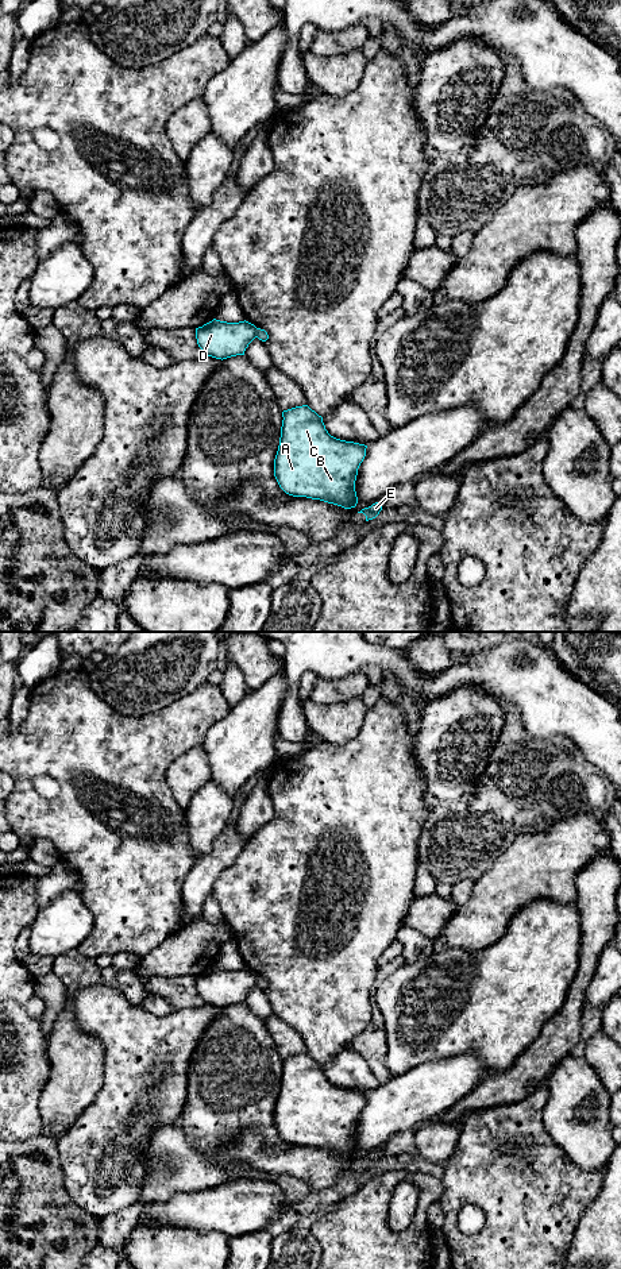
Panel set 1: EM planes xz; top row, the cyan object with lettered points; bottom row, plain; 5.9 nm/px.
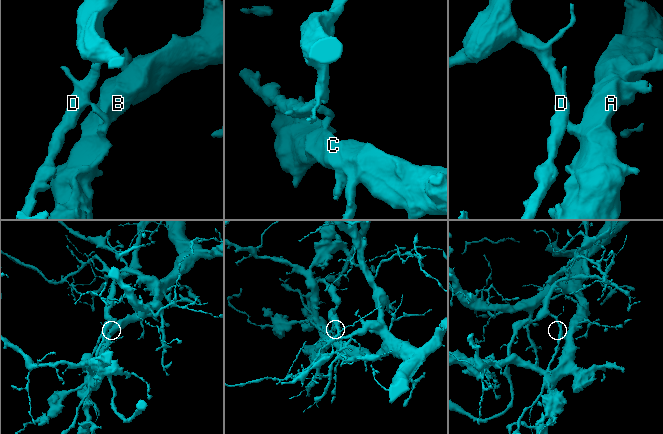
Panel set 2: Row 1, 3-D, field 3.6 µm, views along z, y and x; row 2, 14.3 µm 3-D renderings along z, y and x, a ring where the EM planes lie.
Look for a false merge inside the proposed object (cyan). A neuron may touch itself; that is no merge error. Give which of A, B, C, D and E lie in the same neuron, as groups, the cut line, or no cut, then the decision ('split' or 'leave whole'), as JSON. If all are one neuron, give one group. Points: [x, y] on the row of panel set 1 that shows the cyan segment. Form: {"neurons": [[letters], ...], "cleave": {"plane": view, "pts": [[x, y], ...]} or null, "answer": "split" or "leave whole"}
{"neurons": [["A", "B", "C", "E"], ["D"]], "cleave": {"plane": "xz", "pts": [[258, 328], [255, 336]]}, "answer": "split"}

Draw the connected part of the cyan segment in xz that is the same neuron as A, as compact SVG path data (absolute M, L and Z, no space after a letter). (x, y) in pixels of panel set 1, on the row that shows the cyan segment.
M308 405L282 412L274 477L289 495L355 508L355 481L367 446L336 439Z

